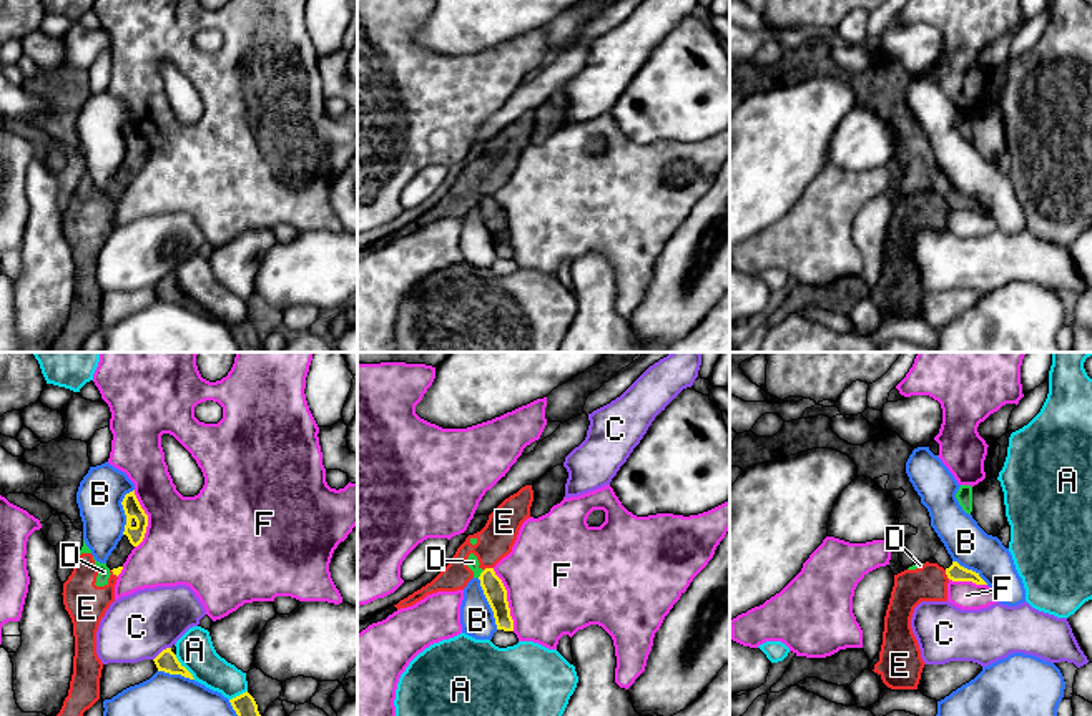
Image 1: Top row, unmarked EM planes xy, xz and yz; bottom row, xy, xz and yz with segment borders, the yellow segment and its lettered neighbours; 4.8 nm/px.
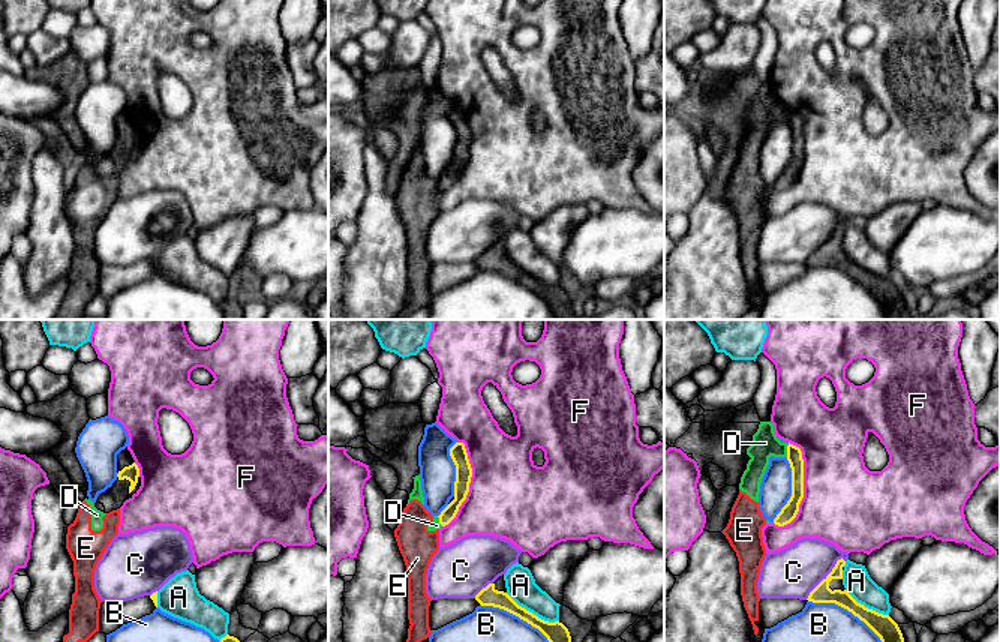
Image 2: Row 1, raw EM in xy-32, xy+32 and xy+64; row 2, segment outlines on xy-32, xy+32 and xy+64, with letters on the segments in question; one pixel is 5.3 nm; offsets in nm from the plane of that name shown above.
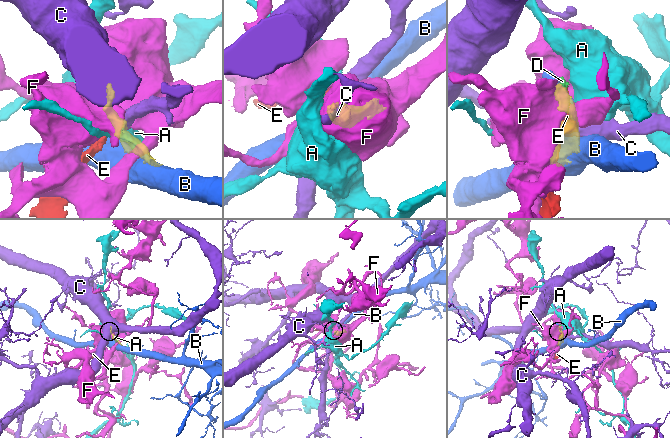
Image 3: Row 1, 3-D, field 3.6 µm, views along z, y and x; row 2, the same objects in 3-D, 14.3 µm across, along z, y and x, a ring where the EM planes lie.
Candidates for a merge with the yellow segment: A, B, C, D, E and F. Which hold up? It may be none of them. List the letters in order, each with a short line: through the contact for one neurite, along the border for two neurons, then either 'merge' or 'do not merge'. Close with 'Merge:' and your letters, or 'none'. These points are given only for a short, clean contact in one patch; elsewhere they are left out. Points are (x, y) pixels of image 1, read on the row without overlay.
A: do not merge
B: do not merge
C: do not merge
D: do not merge
E: xz (492, 195), (484, 198) | do not merge
F: do not merge
Merge: none

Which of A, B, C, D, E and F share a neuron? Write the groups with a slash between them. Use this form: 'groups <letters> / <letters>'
groups A / B / C / D E / F

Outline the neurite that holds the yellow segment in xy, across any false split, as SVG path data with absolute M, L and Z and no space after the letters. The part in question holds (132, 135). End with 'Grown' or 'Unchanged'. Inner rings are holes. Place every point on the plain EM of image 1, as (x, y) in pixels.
M135 118L125 123L121 133L126 143L125 159L116 176L106 188L106 194L116 204L121 201L123 191L126 189L131 178L143 169L148 154L148 143L141 136Z. Grown

